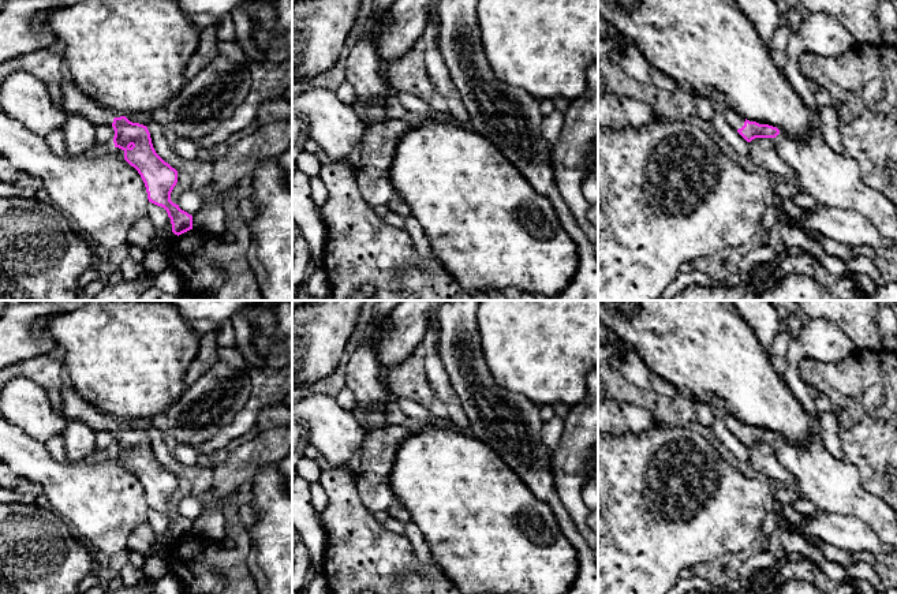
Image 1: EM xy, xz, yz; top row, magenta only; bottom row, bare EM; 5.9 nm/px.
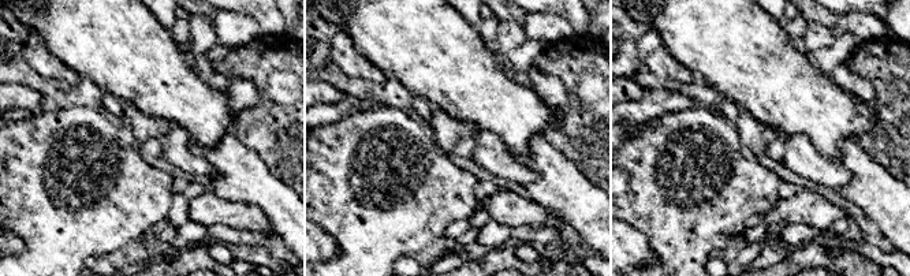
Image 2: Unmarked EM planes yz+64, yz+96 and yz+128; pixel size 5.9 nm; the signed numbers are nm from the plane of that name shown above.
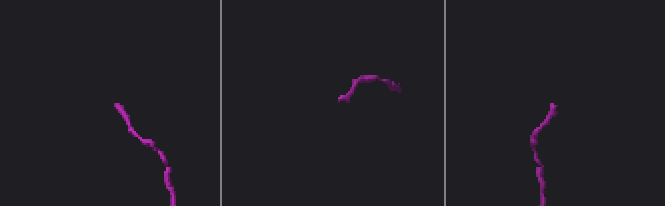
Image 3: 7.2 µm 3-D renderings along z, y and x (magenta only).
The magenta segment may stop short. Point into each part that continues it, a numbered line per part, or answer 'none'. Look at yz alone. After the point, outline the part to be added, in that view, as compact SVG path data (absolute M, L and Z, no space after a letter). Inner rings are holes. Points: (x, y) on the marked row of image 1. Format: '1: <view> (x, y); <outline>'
1: yz (733, 119); M721 107L720 109L729 127L737 131L739 128L744 126L745 119L740 113L737 113L735 109L729 107Z

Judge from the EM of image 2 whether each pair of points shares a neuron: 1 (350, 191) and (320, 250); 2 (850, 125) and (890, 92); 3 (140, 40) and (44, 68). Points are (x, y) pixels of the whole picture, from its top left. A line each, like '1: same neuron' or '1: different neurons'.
1: different neurons
2: different neurons
3: different neurons

